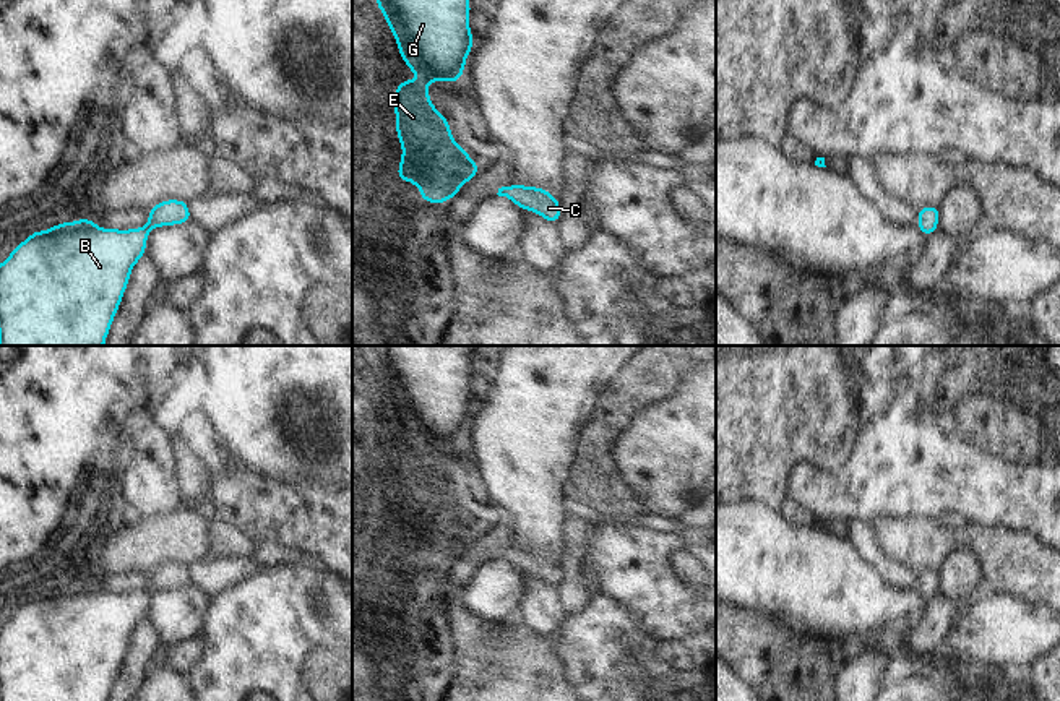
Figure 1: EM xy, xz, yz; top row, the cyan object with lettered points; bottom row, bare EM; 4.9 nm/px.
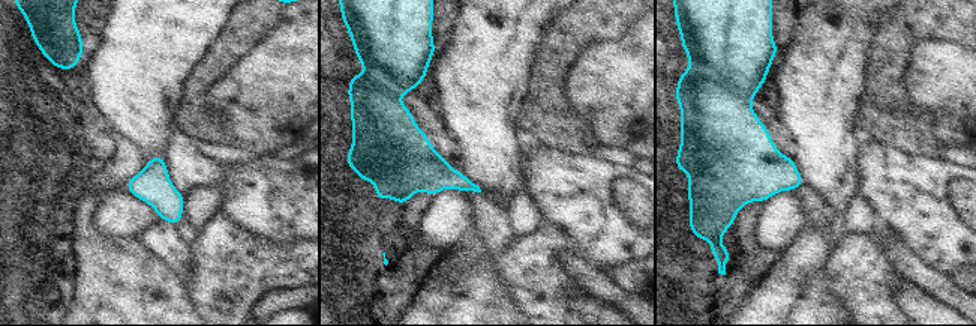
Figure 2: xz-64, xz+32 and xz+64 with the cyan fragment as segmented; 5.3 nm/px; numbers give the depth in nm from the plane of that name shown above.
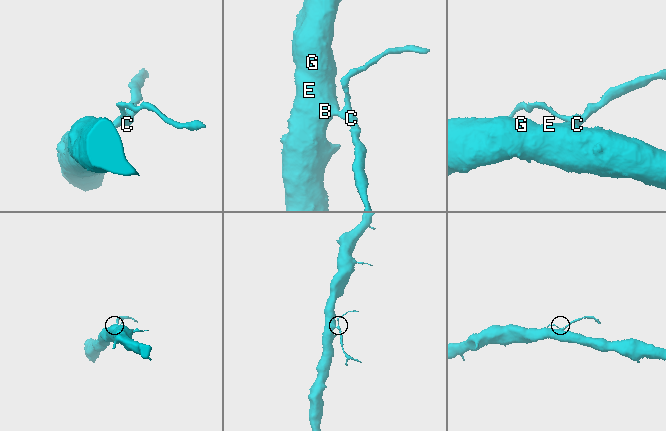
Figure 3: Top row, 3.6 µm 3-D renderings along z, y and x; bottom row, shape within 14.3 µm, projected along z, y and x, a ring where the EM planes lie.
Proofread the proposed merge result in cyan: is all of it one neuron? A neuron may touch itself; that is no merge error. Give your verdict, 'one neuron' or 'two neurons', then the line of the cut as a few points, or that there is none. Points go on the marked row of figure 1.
one neuron | no cut

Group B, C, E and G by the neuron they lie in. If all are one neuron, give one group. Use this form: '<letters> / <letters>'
B C E G

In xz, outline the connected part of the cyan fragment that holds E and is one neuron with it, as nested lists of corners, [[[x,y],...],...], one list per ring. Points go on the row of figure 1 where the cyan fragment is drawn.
[[[375,0],[383,13],[399,57],[406,67],[424,81],[403,80],[393,92],[396,114],[396,138],[403,146],[396,180],[414,183],[420,190],[420,201],[442,206],[455,198],[461,187],[472,180],[482,166],[476,164],[451,135],[446,117],[430,101],[427,84],[432,81],[456,83],[463,78],[466,58],[474,47],[469,29],[469,0]]]

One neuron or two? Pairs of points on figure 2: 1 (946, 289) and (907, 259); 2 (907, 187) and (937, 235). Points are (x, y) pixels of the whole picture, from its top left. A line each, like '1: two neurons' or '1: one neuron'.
1: one neuron
2: one neuron

